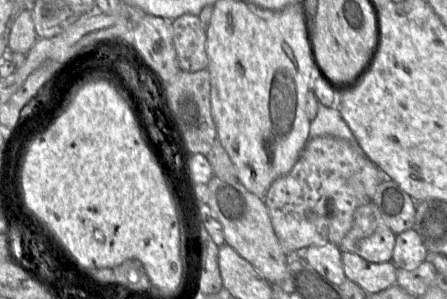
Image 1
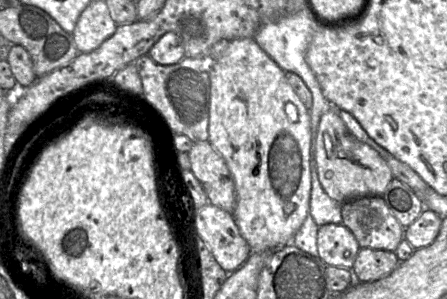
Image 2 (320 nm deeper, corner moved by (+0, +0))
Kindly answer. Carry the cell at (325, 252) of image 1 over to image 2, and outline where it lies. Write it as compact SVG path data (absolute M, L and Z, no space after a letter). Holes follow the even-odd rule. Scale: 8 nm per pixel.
M324 224L317 232L318 257L327 266L352 269L360 247L351 231L343 224Z

